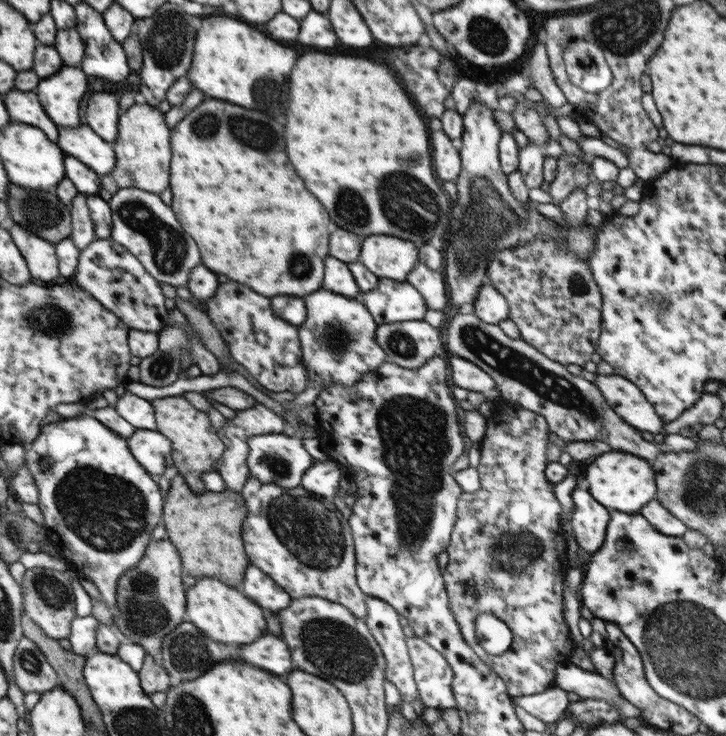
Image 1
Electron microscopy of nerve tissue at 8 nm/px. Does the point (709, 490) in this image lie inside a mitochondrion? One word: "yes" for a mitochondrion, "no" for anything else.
yes

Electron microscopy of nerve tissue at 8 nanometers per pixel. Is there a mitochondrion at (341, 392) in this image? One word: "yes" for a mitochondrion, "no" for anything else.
no

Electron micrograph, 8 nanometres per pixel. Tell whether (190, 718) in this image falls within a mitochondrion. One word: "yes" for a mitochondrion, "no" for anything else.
yes

